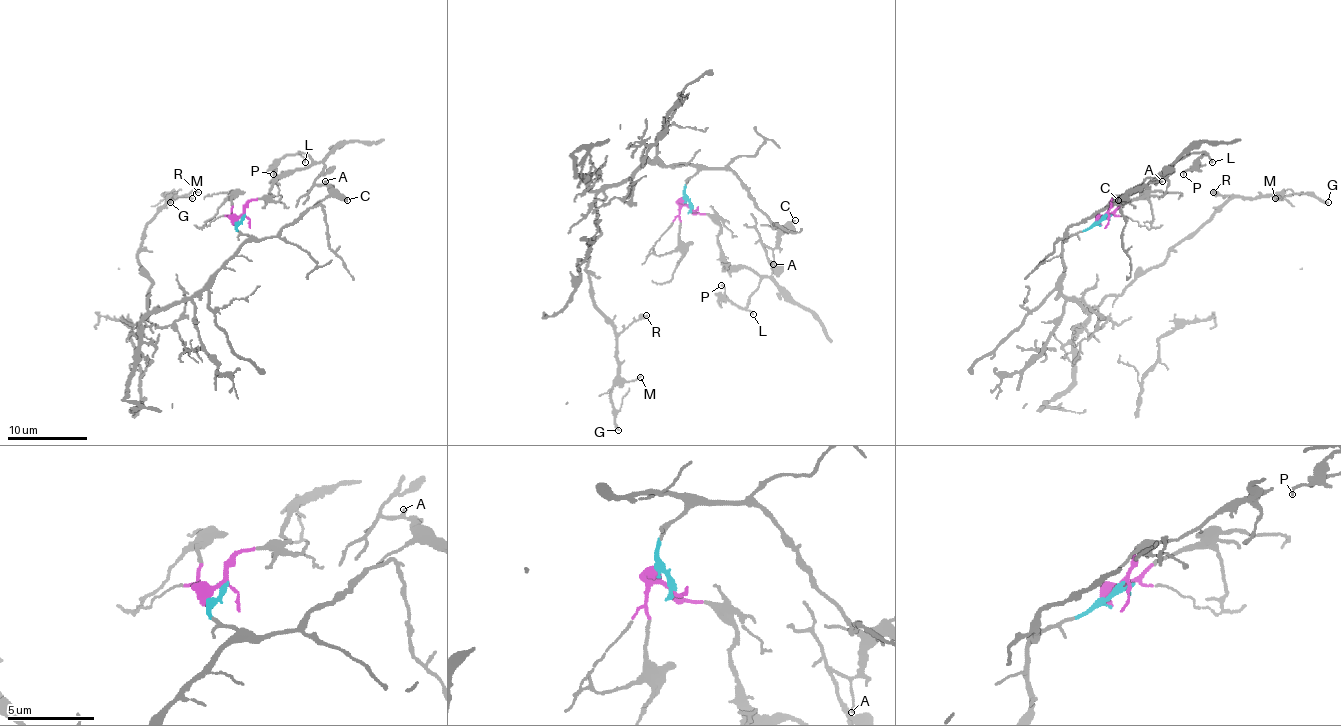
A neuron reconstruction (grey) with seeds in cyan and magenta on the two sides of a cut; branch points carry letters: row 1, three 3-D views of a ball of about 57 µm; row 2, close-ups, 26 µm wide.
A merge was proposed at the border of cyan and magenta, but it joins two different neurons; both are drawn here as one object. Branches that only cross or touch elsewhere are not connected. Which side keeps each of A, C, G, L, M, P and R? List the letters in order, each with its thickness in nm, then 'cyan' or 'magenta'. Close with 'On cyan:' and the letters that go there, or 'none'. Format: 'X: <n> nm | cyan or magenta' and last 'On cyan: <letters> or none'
A: 130 nm | magenta
C: 260 nm | magenta
G: 240 nm | cyan
L: 100 nm | magenta
M: 120 nm | cyan
P: 140 nm | magenta
R: 360 nm | cyan
On cyan: G, M, R

